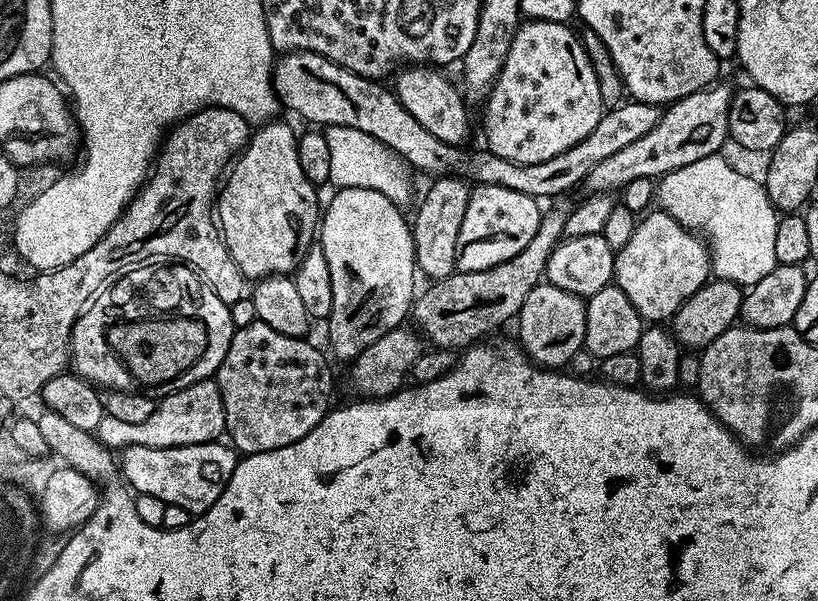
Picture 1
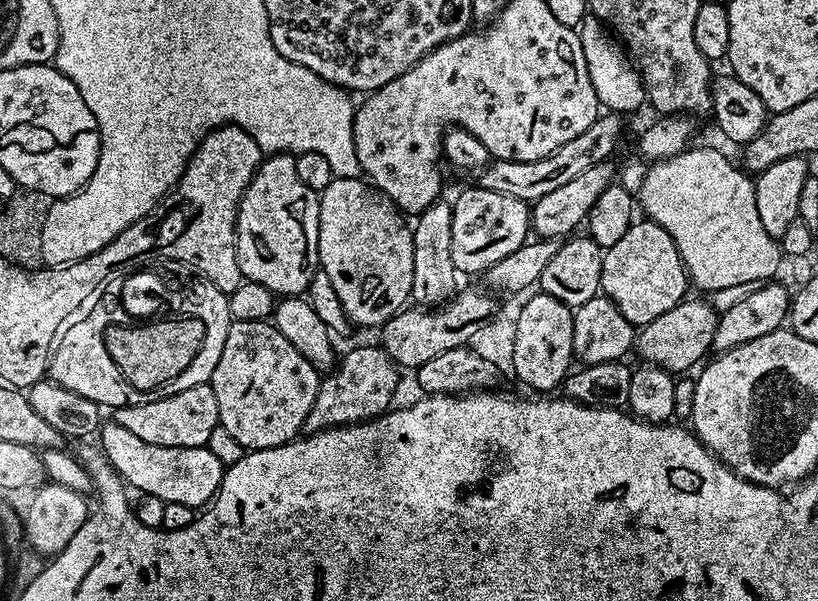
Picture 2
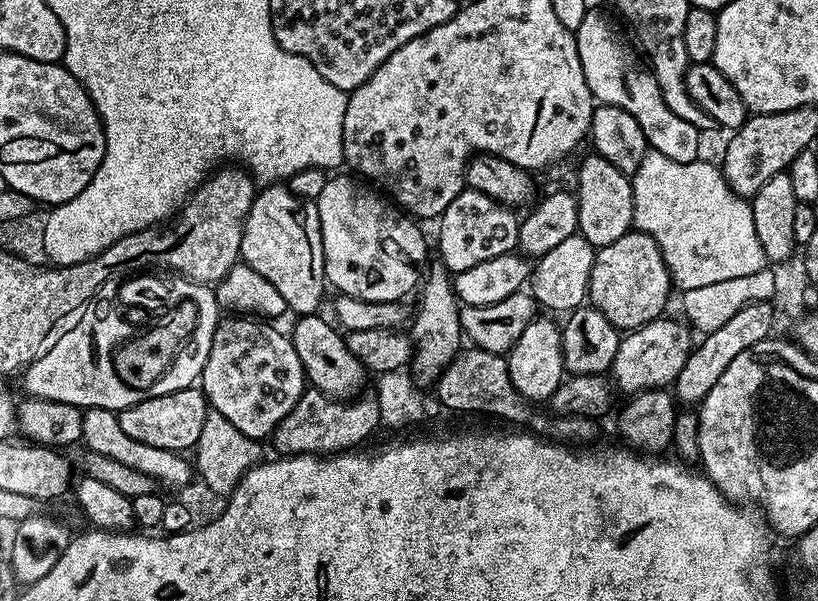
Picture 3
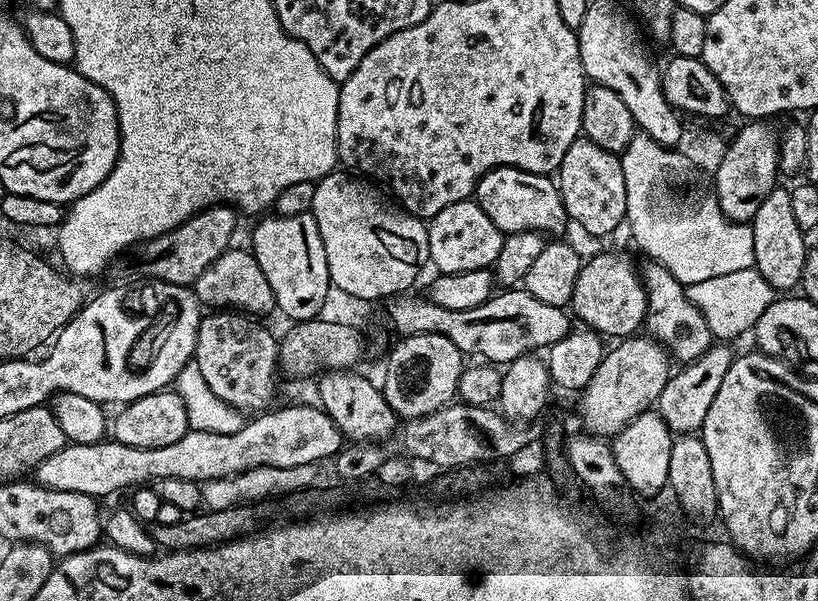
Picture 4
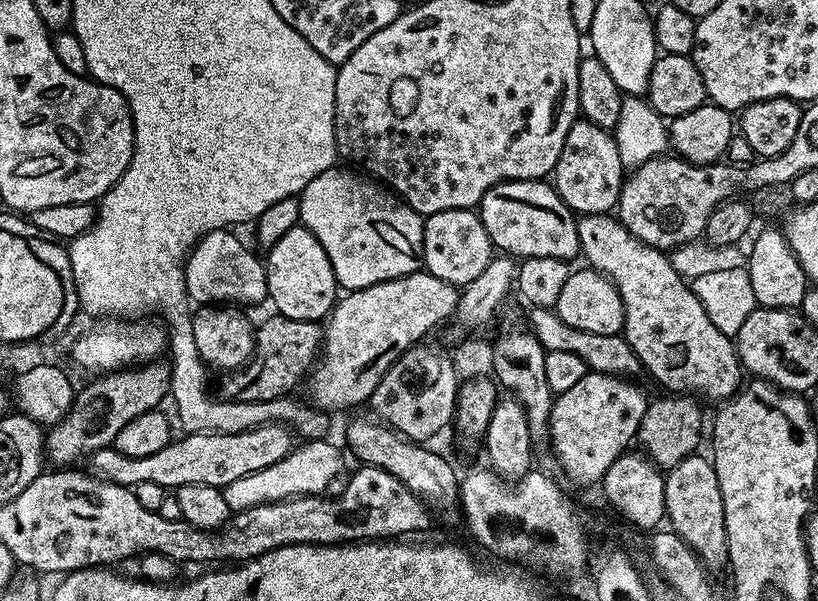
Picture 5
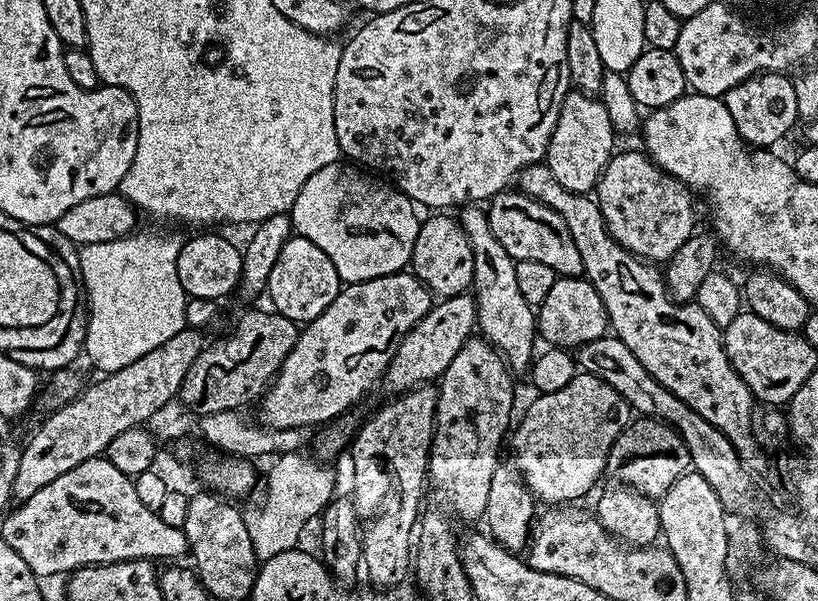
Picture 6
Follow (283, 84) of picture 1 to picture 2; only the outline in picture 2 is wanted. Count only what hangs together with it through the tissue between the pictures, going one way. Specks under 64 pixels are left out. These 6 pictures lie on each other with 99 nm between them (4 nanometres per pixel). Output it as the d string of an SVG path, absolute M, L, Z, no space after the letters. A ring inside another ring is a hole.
M601 114L597 116L578 138L570 138L566 146L558 146L554 154L546 154L546 158L538 158L534 162L518 162L517 160L498 160L491 162L479 169L477 180L474 180L475 187L494 190L494 194L510 194L510 198L535 202L546 198L553 190L559 190L566 186L573 178L578 178L582 170L590 170L590 166L605 163L608 155L616 148L620 135L624 132L624 124L619 115Z

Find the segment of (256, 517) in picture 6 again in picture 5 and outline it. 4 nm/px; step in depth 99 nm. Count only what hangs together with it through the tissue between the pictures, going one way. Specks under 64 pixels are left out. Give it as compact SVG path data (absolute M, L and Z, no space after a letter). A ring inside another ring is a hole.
M329 439L310 440L295 447L293 452L280 462L247 475L227 485L222 490L224 500L233 513L256 505L271 504L274 501L286 500L290 496L321 495L330 479L345 469L343 449L341 450Z

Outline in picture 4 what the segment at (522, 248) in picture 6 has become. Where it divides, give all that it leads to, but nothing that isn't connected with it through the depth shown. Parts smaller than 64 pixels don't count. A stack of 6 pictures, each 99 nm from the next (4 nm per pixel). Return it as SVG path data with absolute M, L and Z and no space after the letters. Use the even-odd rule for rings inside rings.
M496 168L478 181L474 199L482 206L482 210L486 210L490 222L494 222L494 226L498 226L498 230L505 234L538 232L556 238L570 224L557 181L542 172L527 172L521 168Z

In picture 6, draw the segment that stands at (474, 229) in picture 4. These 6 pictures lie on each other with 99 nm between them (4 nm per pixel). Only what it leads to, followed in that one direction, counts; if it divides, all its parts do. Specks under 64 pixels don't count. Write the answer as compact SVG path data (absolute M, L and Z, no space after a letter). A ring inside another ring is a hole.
M432 214L429 220L425 219L418 230L418 238L414 242L412 250L412 263L410 271L413 276L420 279L420 283L428 287L433 297L443 298L445 296L458 296L467 293L472 287L472 275L474 274L474 258L468 245L468 239L457 221L452 220L448 214Z

